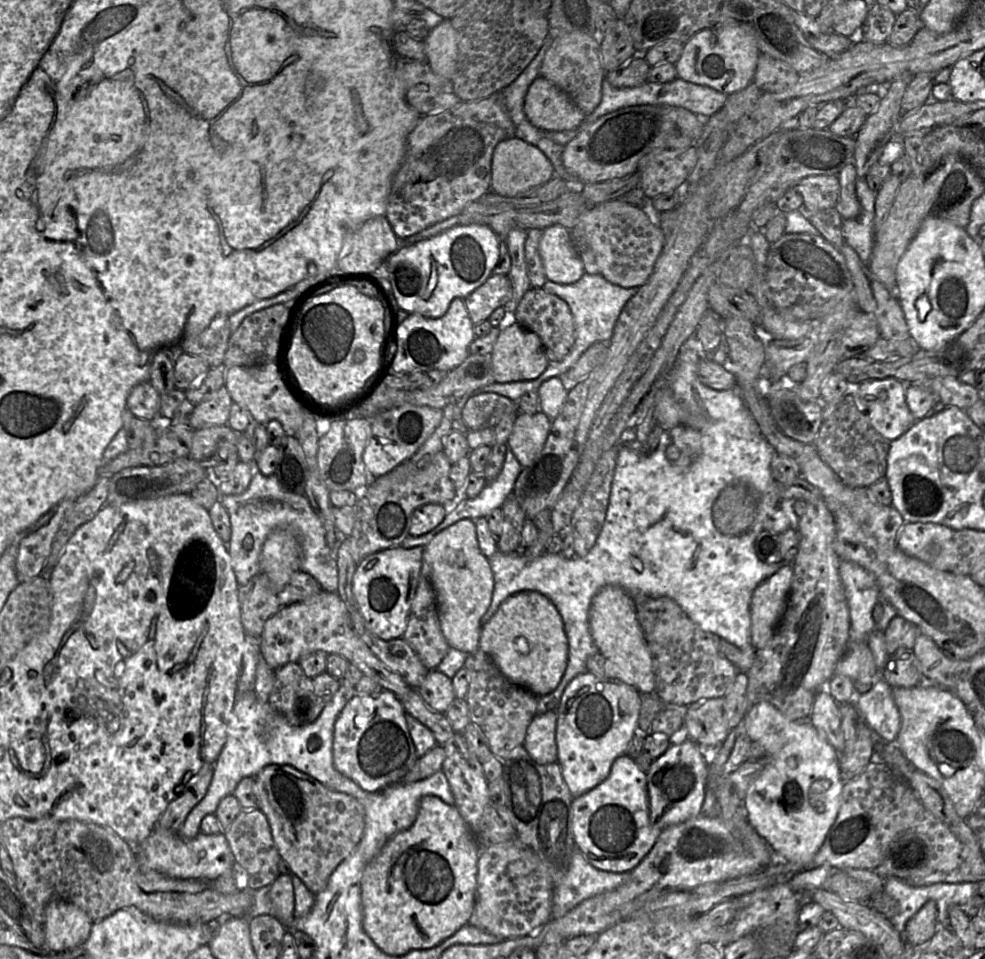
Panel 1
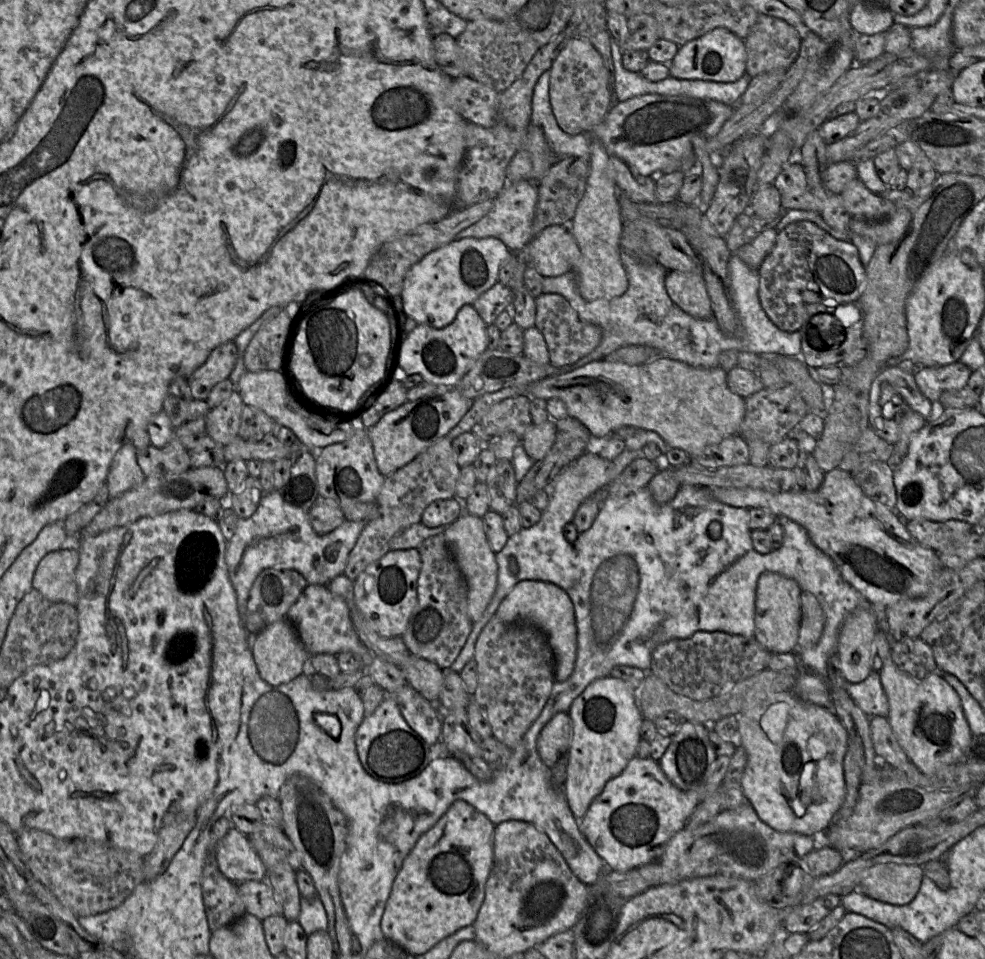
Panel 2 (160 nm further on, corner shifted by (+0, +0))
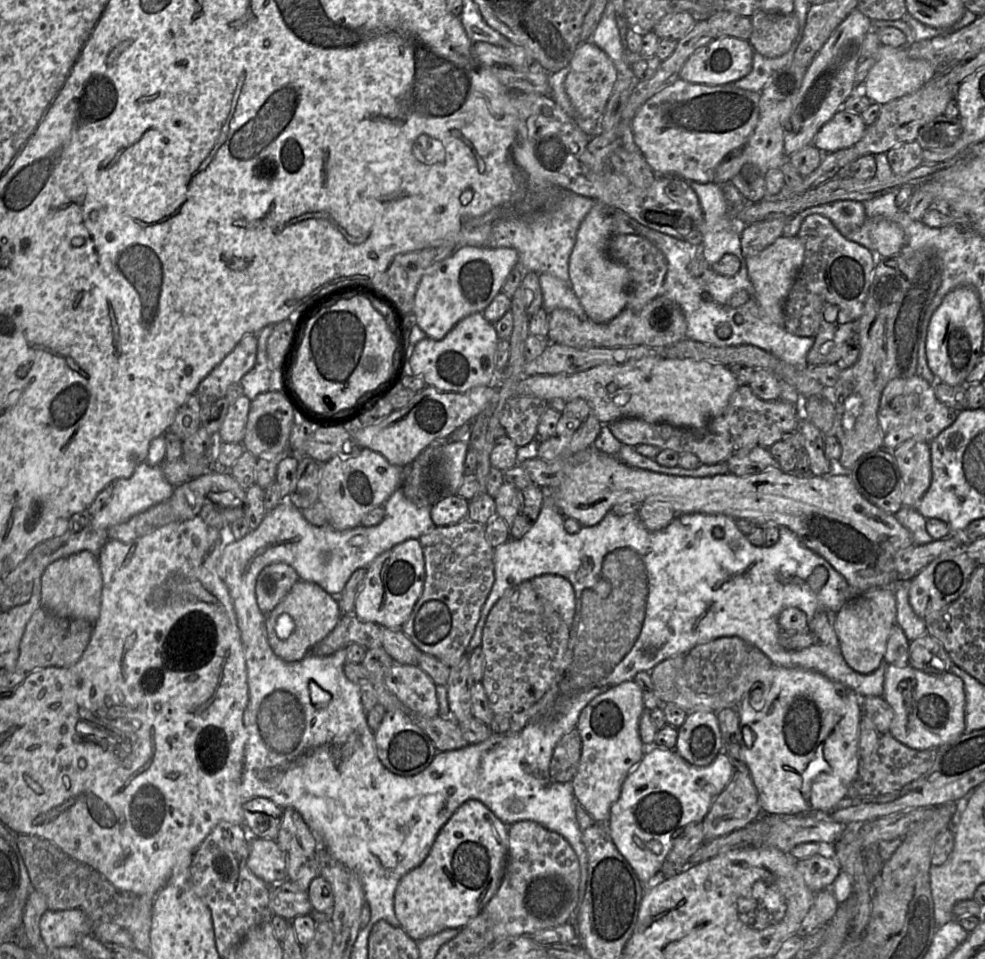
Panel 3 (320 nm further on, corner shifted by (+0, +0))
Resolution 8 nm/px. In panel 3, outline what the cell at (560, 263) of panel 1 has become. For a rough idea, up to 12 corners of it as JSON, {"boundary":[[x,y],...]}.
{"boundary":[[462,245],[422,275],[413,323],[443,339],[502,291],[518,252]]}

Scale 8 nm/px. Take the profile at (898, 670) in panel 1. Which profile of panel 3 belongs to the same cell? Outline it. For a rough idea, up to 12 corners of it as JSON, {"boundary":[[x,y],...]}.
{"boundary":[[925,634],[909,644],[908,665],[939,675],[954,665]]}

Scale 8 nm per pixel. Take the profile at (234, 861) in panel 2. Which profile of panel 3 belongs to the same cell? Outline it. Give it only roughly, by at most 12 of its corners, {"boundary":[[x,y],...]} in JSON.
{"boundary":[[249,837],[247,867],[268,885],[287,880],[271,839]]}

